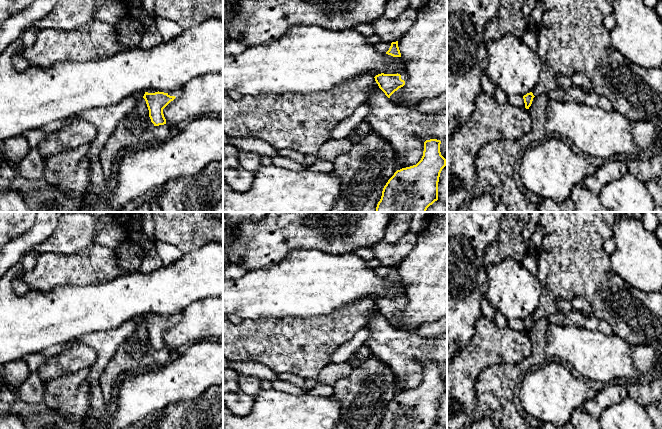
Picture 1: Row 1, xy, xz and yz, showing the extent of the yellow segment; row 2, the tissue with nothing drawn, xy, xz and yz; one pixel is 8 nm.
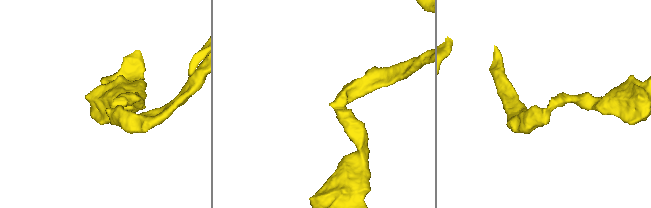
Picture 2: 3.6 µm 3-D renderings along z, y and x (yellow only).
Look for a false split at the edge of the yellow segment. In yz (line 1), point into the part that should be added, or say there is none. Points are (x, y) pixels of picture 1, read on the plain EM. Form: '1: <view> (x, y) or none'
1: none

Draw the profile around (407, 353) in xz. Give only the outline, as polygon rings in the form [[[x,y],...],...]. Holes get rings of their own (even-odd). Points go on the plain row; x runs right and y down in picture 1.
[[[380,312],[373,313],[365,327],[370,330],[370,335],[364,344],[371,349],[375,357],[392,368],[395,377],[401,379],[403,392],[416,389],[421,384],[426,364],[437,363],[441,366],[447,364],[447,332],[438,337],[423,338],[416,332],[406,332],[392,327]]]

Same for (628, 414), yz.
[[[631,399],[605,409],[599,422],[603,429],[655,429],[646,408]]]

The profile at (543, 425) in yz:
[[[568,422],[567,424],[561,426],[548,424],[548,423],[541,423],[538,429],[574,429],[574,428],[571,422]]]

